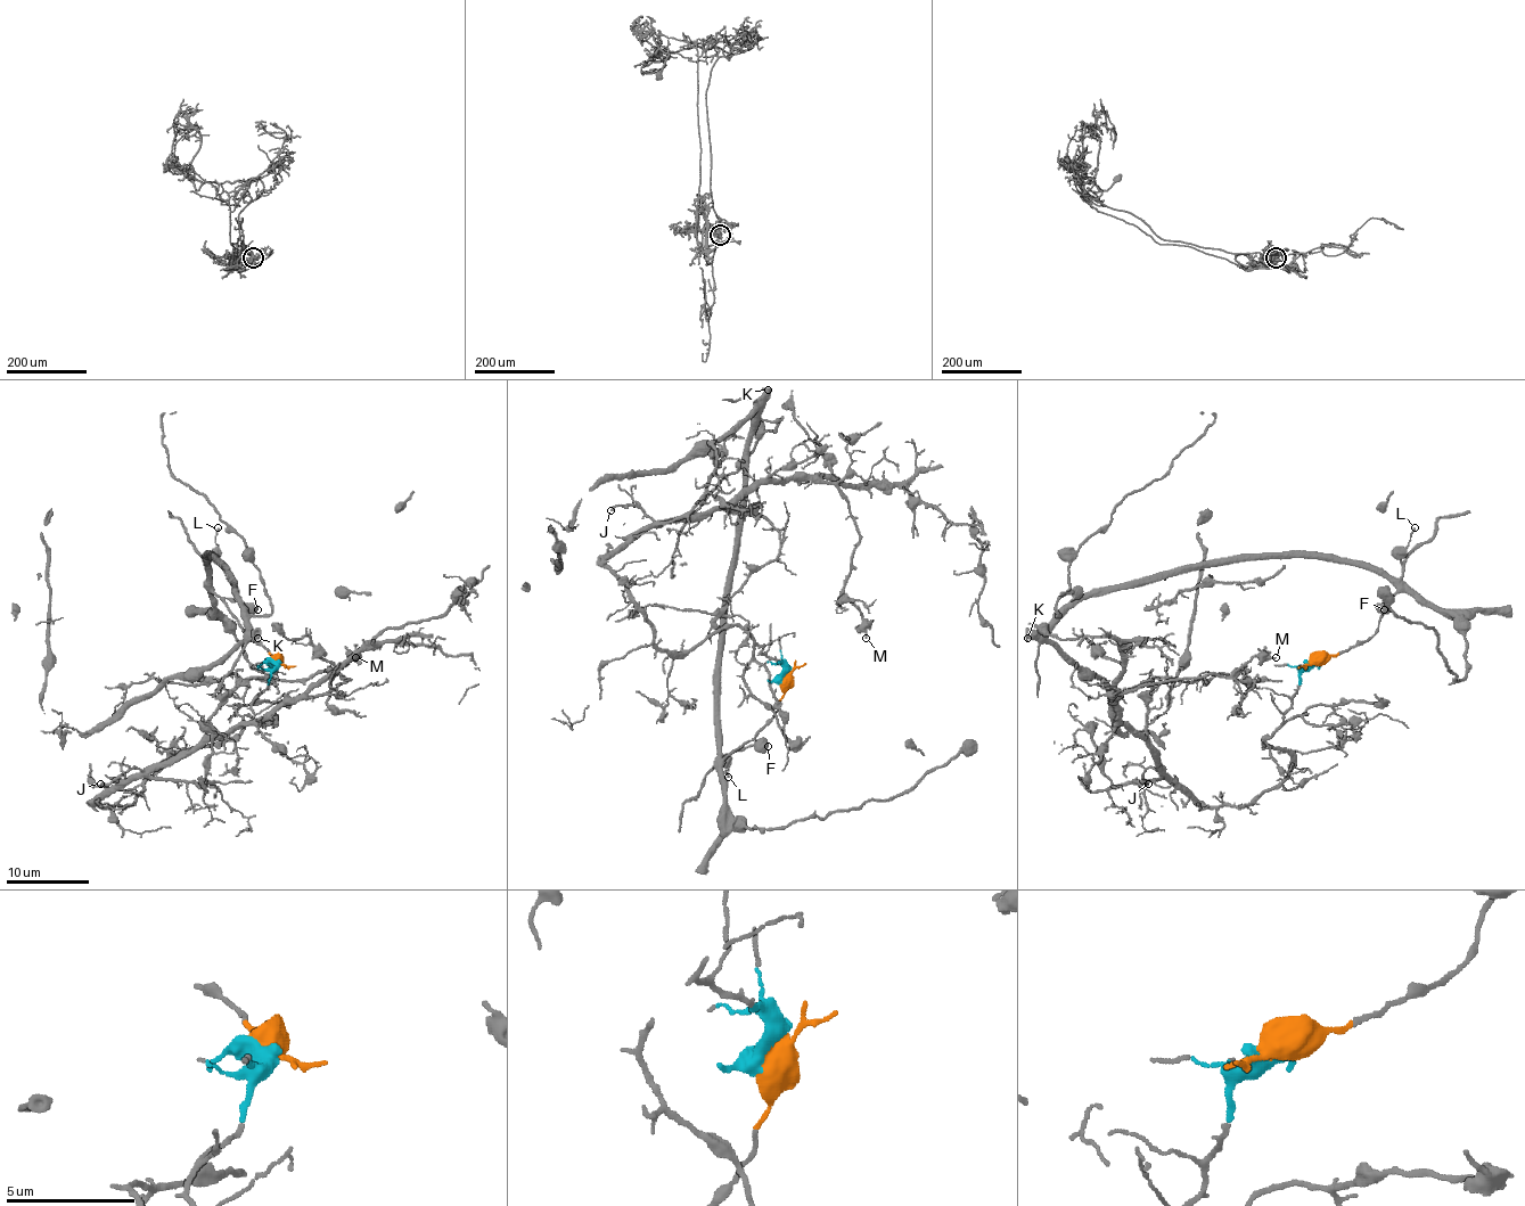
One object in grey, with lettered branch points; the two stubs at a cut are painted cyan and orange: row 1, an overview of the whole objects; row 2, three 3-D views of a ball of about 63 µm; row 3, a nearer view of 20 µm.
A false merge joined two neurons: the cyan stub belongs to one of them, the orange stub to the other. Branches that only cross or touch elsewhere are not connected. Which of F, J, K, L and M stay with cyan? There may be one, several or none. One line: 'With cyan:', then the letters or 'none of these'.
With cyan: J, M

